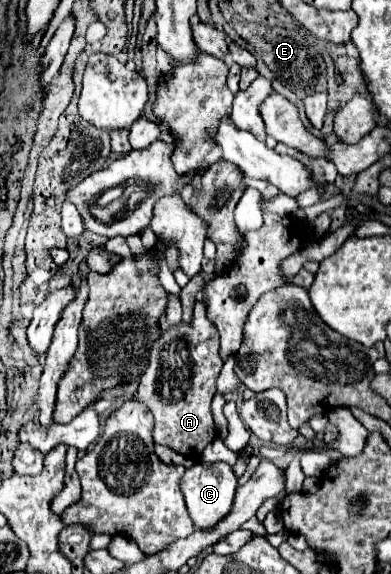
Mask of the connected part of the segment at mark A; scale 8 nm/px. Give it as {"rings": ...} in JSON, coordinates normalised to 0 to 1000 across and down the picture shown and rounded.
{"rings":[[[501,526],[491,564],[465,561],[460,568],[419,575],[409,599],[394,599],[384,613],[384,634],[343,690],[353,700],[373,704],[373,711],[399,728],[394,770],[430,777],[491,801],[506,801],[522,780],[558,760],[537,714],[542,693],[552,686],[552,659],[573,634],[558,610],[558,575],[542,561],[532,561],[527,533]]]}

